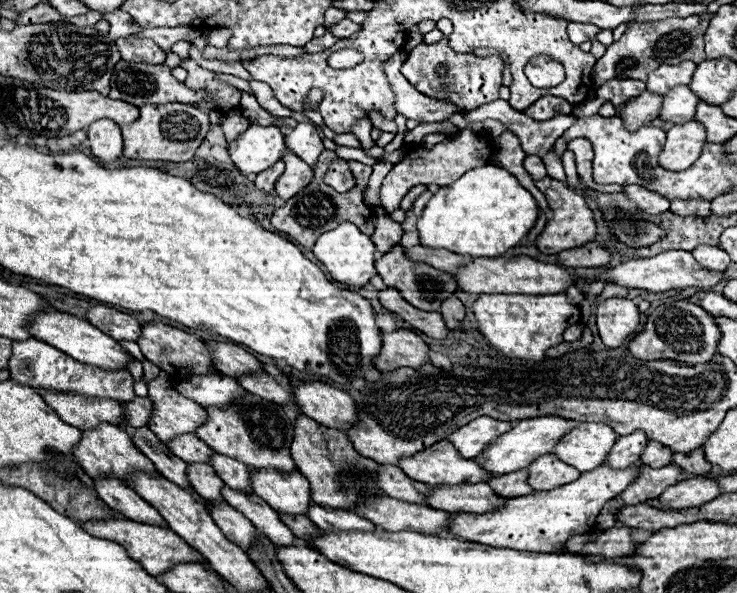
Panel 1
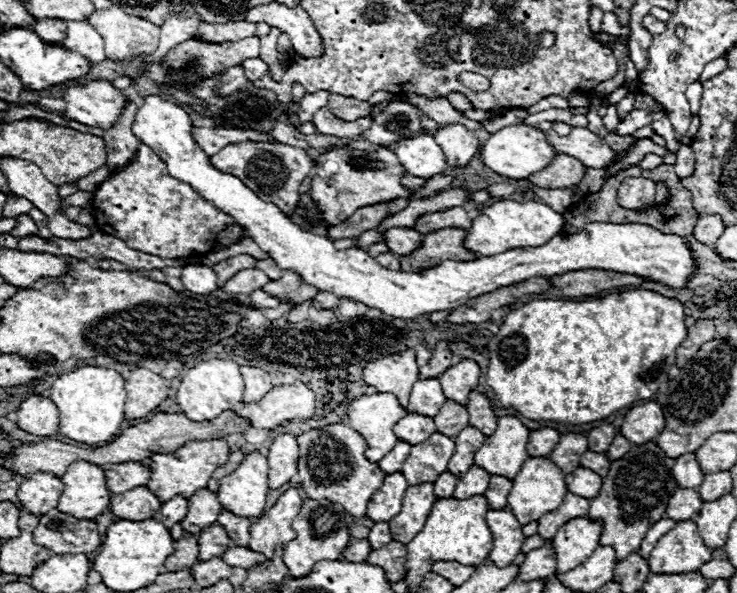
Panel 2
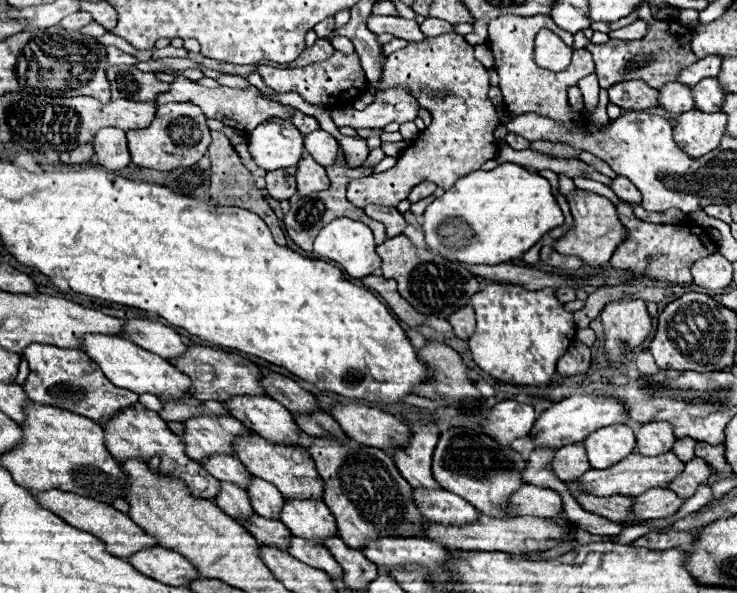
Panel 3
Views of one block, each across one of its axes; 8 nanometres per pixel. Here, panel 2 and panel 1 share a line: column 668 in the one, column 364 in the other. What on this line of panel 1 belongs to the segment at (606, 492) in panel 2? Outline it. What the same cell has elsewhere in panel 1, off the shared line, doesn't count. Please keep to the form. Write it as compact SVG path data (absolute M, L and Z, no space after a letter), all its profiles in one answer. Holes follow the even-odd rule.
M298 416L294 420L290 456L300 474L308 480L312 500L324 508L354 510L358 498L372 498L384 494L372 482L372 470L376 470L378 464L372 462L370 458L360 456L354 450L352 442L348 442L344 432L318 424L312 418Z

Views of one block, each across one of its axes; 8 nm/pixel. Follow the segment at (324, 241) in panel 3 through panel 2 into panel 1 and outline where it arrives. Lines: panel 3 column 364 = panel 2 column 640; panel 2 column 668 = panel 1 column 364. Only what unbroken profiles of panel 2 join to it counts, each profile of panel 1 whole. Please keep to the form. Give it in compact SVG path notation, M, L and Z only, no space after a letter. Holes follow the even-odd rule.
M350 222L340 224L338 228L324 232L316 244L314 244L314 256L326 266L326 270L330 272L330 276L336 282L342 284L350 284L350 286L366 286L370 282L372 276L376 276L376 268L374 268L374 244L370 240L370 236L362 234L356 226L352 226Z

